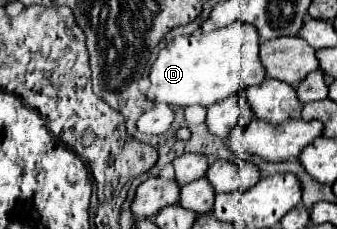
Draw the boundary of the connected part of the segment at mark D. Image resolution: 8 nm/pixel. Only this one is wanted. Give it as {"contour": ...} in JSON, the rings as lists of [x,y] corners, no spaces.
{"contour":[[[234,22],[226,28],[218,28],[210,34],[198,34],[198,36],[178,36],[174,40],[170,40],[160,52],[156,62],[150,68],[150,88],[146,92],[146,98],[150,98],[152,102],[162,102],[168,106],[192,106],[192,104],[200,104],[200,106],[212,106],[228,96],[246,92],[246,88],[250,86],[258,86],[266,80],[266,72],[264,66],[260,64],[258,58],[258,32],[254,32],[252,24],[242,24],[242,22]]]}

